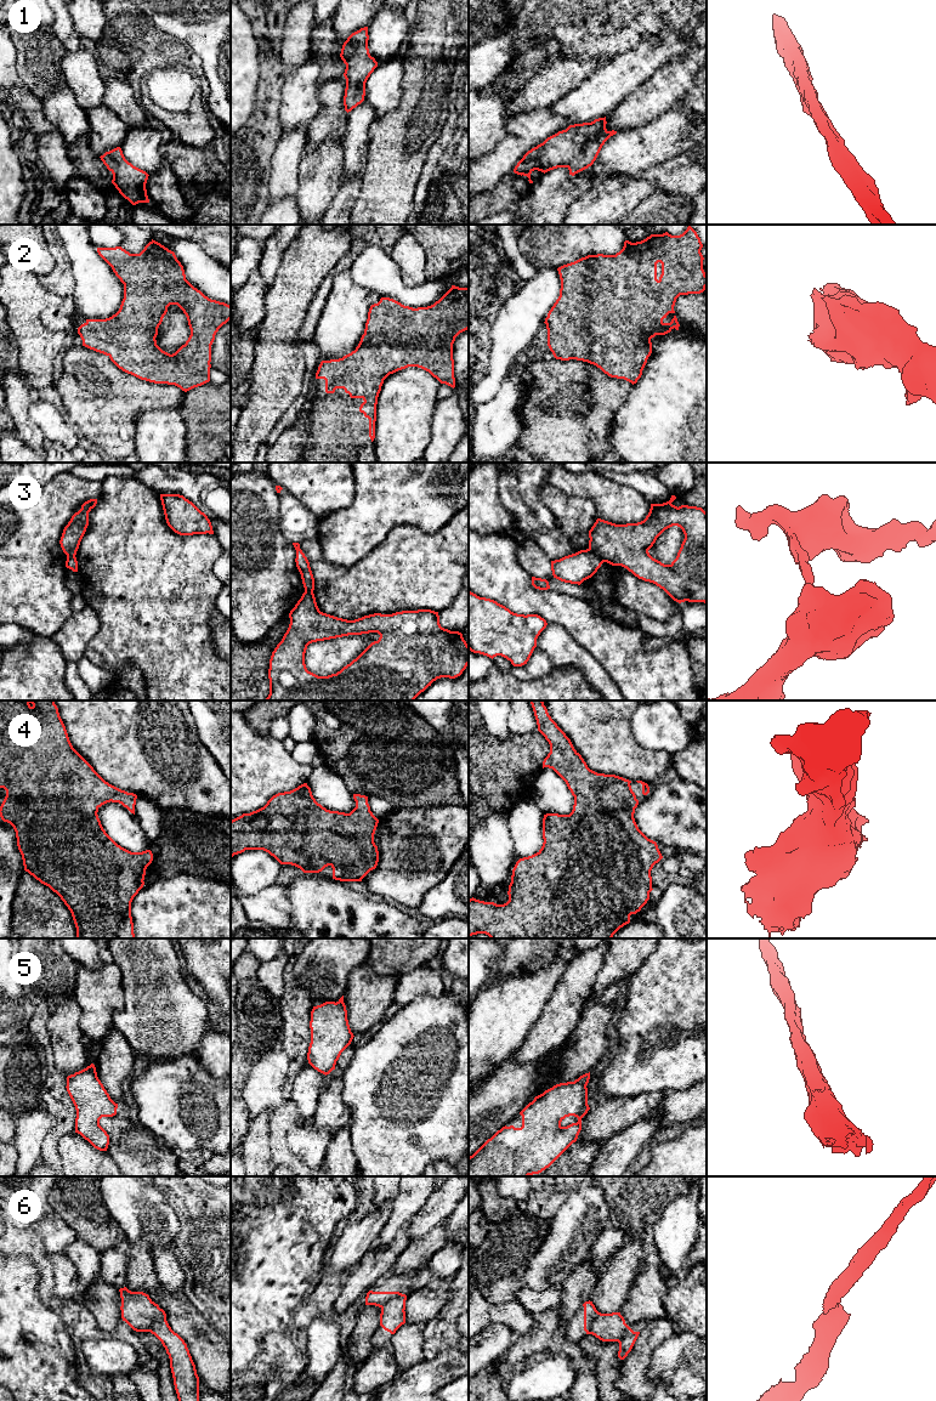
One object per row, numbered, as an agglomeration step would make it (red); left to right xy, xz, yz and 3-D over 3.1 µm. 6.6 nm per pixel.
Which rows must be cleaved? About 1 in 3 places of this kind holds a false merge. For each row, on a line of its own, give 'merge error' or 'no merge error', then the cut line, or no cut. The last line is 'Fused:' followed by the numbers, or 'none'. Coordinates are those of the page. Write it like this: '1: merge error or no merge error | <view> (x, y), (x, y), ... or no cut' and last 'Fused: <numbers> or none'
1: no merge error | no cut
2: no merge error | no cut
3: merge error | yz (588, 549), (603, 561)
4: no merge error | no cut
5: no merge error | no cut
6: merge error | xz (406, 1295), (396, 1295), (380, 1306)
Fused: 3, 6

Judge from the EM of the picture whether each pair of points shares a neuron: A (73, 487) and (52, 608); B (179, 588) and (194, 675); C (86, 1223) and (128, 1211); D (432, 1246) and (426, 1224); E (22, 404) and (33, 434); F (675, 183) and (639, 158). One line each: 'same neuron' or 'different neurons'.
A: same neuron
B: same neuron
C: different neurons
D: different neurons
E: same neuron
F: different neurons

